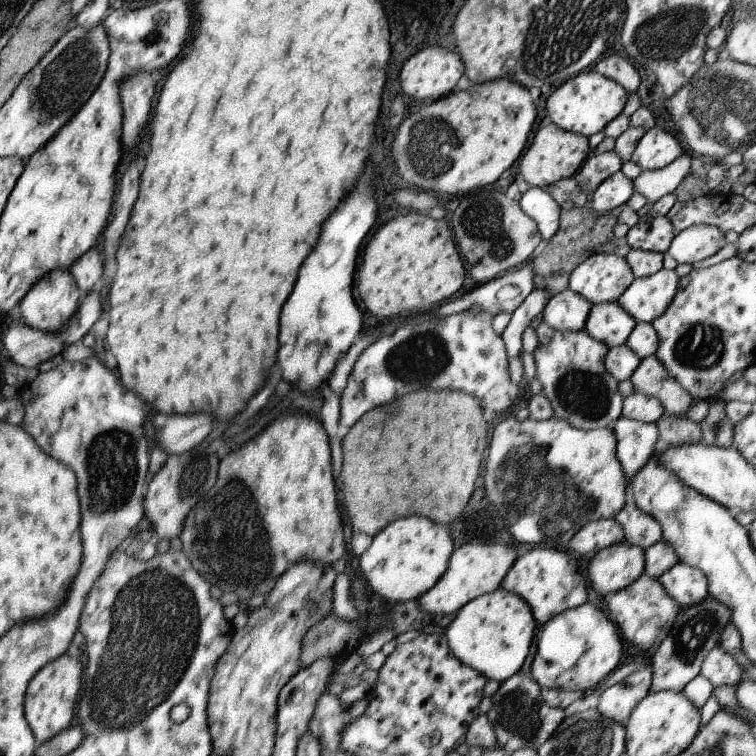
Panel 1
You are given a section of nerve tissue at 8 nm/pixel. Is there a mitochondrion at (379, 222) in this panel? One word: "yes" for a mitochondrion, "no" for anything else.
no

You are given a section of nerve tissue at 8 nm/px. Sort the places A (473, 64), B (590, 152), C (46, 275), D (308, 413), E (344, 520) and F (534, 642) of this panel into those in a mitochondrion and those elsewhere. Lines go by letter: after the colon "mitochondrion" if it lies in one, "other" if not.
A: other
B: other
C: other
D: other
E: other
F: other

